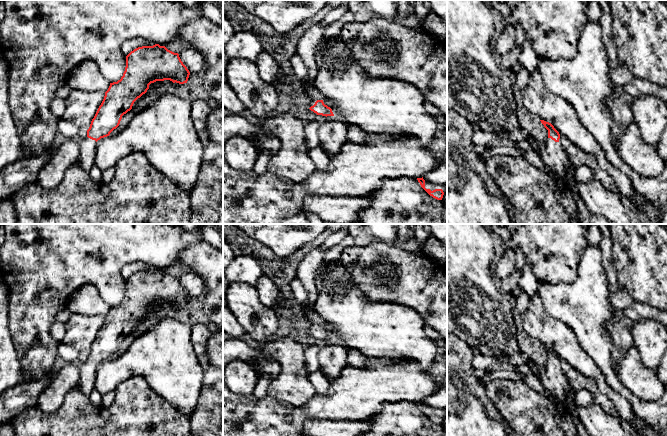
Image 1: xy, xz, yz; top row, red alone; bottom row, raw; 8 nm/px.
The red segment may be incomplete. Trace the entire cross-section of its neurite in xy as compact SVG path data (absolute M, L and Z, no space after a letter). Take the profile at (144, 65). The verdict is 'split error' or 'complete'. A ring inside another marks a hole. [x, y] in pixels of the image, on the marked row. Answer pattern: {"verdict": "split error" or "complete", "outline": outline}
{"verdict": "split error", "outline": "M155 44L134 49L126 56L126 67L123 76L117 82L110 83L104 99L99 106L86 137L78 139L80 151L78 163L84 171L89 172L95 164L97 141L107 137L116 129L122 116L132 109L134 102L149 89L149 85L156 81L170 80L173 83L187 83L190 72L181 61L179 54L168 50L165 46Z"}

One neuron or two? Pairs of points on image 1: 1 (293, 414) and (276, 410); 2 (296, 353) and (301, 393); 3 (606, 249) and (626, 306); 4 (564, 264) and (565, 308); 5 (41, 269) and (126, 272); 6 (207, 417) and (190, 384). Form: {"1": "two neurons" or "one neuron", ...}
{"1": "one neuron", "2": "one neuron", "3": "one neuron", "4": "two neurons", "5": "two neurons", "6": "two neurons"}

